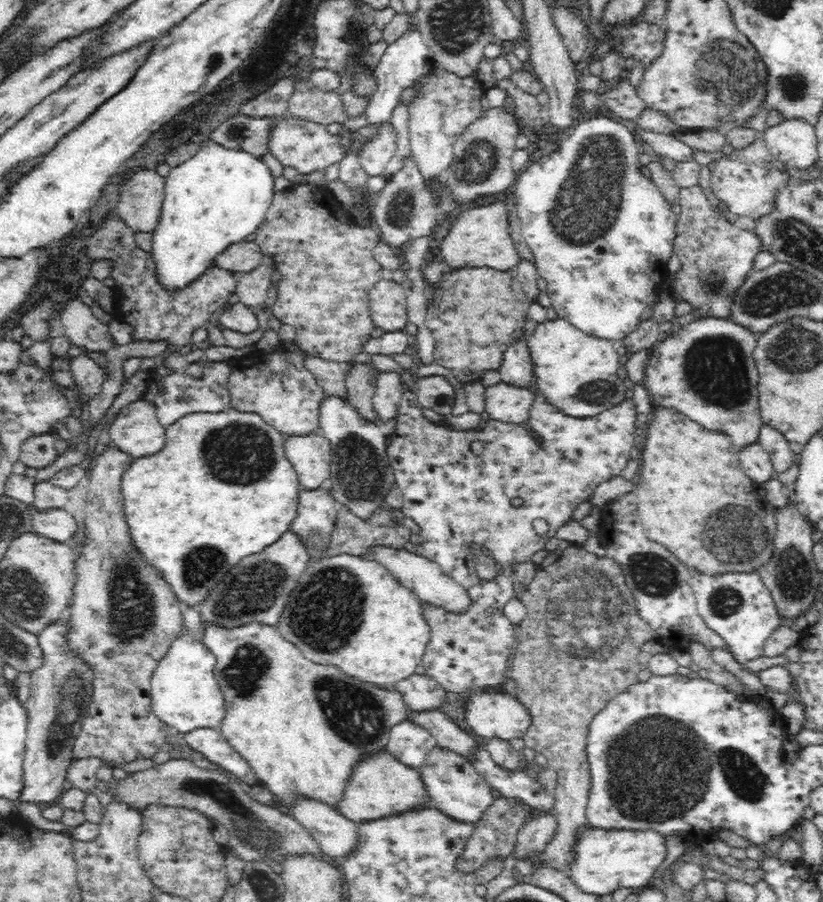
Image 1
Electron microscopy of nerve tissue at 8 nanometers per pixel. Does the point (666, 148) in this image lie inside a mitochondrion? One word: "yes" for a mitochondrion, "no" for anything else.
no

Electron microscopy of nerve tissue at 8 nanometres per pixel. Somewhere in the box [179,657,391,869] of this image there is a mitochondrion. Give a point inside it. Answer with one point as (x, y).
(354, 714)

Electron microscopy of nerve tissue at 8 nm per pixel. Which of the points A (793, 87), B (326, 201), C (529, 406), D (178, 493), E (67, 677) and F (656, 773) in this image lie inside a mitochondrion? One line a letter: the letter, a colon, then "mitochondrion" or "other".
A: mitochondrion
B: other
C: other
D: other
E: mitochondrion
F: mitochondrion

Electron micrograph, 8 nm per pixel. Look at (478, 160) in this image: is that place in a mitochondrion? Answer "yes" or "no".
yes

